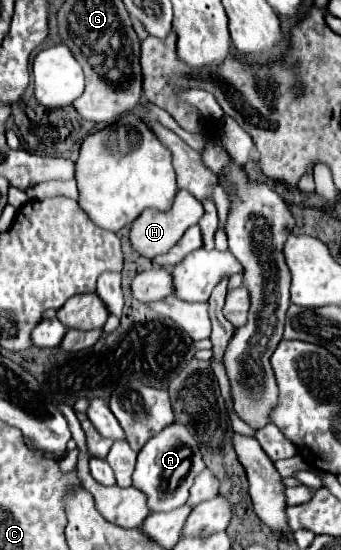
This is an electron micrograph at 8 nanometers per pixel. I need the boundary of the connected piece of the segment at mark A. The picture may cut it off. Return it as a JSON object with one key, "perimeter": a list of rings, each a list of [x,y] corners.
{"perimeter":[[[169,424],[157,436],[153,436],[137,454],[137,466],[133,472],[133,486],[147,494],[147,504],[151,512],[167,512],[187,502],[189,488],[195,476],[205,468],[197,440],[185,428],[185,424]]]}

